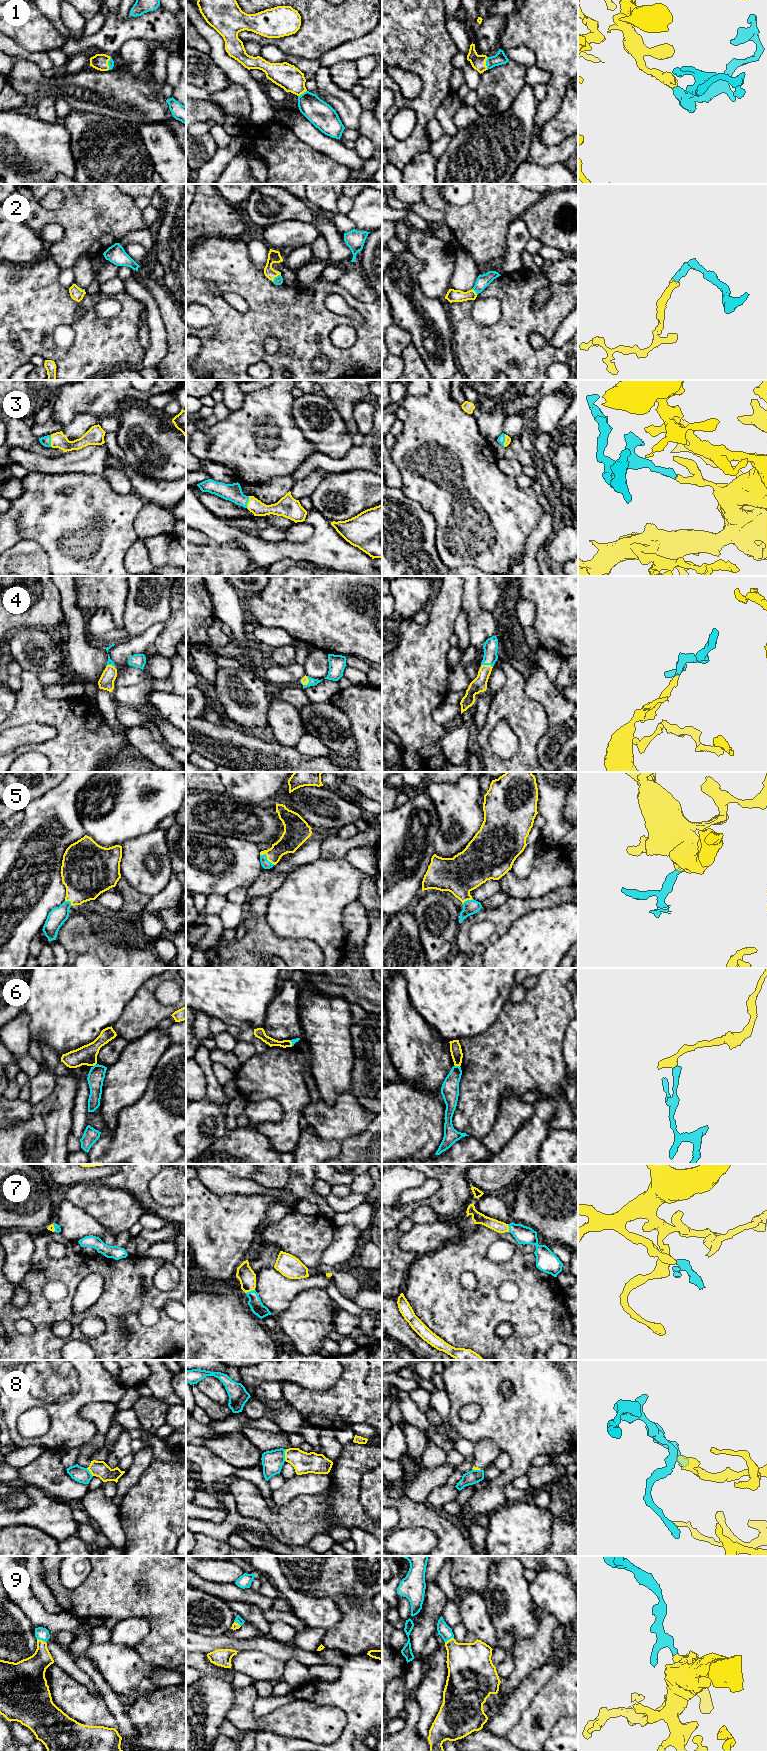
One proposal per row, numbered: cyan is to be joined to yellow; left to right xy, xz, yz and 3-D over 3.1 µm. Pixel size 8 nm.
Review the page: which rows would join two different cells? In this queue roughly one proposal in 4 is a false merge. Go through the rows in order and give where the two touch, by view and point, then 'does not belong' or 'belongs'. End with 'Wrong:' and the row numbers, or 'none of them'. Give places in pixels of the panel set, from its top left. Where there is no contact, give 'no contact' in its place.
1: meets yellow in yz at (485, 63); belongs
2: meets yellow in xz at (275, 276); belongs
3: meets yellow in yz at (505, 440); belongs
4: meets yellow in yz at (487, 665); belongs
5: meets yellow in xz at (267, 858); belongs
6: meets yellow in yz at (457, 1065); does not belong
7: meets yellow in xz at (250, 1290); belongs
8: meets yellow in xz at (285, 1455); does not belong
9: meets yellow in xy at (41, 1640); belongs
Wrong: 6, 8

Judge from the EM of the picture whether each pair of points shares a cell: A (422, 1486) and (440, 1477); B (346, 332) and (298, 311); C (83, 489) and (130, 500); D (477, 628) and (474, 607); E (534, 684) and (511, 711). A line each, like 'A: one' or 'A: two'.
A: one
B: two
C: one
D: one
E: two

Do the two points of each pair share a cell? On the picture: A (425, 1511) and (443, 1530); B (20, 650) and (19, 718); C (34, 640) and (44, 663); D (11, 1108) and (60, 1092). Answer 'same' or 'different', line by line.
A: same
B: different
C: same
D: different

